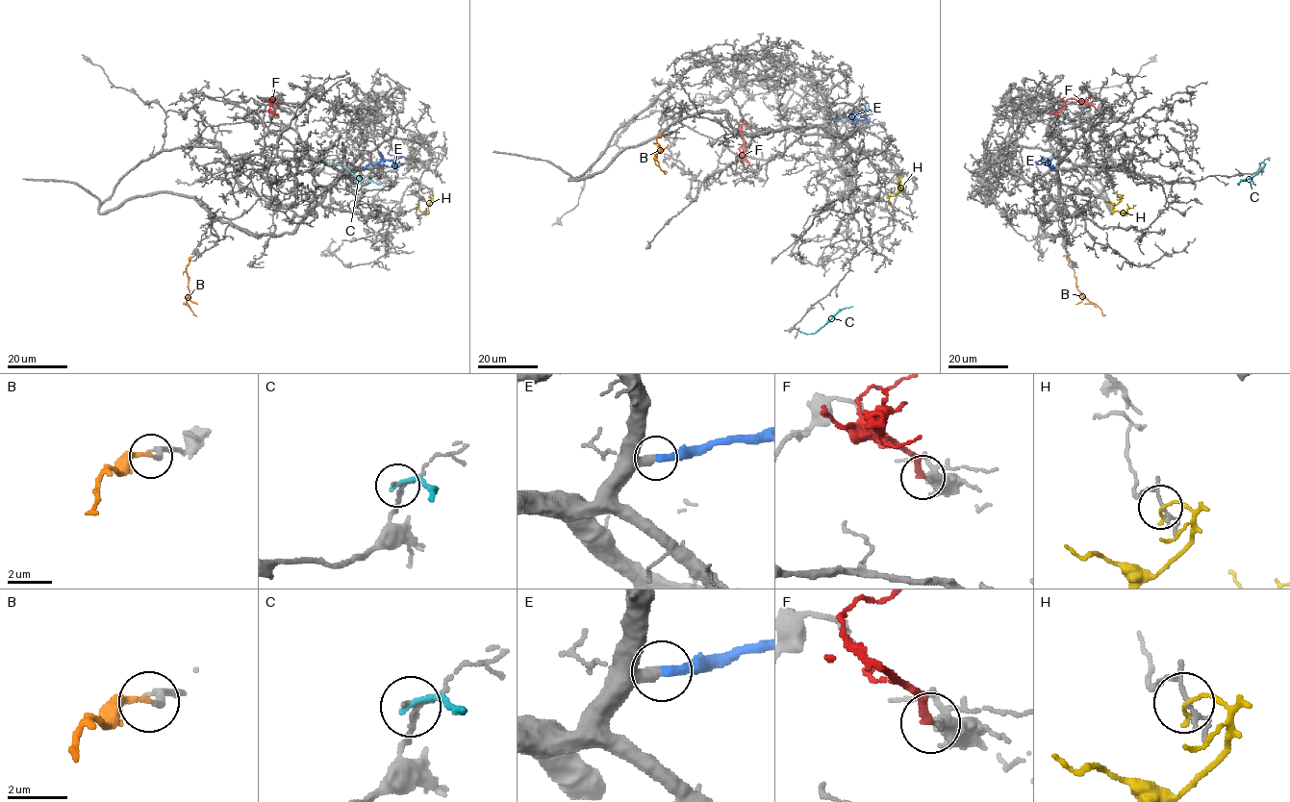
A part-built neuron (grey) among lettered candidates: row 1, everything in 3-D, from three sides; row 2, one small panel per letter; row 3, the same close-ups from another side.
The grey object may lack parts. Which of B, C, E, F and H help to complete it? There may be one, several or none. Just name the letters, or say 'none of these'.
B, E, F

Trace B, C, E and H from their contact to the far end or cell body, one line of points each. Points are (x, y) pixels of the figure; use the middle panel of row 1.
B: (664, 136), (658, 137), (656, 143), (660, 150), (656, 161), (662, 170), (667, 172)
C: (797, 328), (814, 334), (841, 311), (852, 306)
E: (833, 119), (867, 111), (863, 105)
H: (900, 186), (897, 182), (897, 191), (889, 197), (888, 204)

